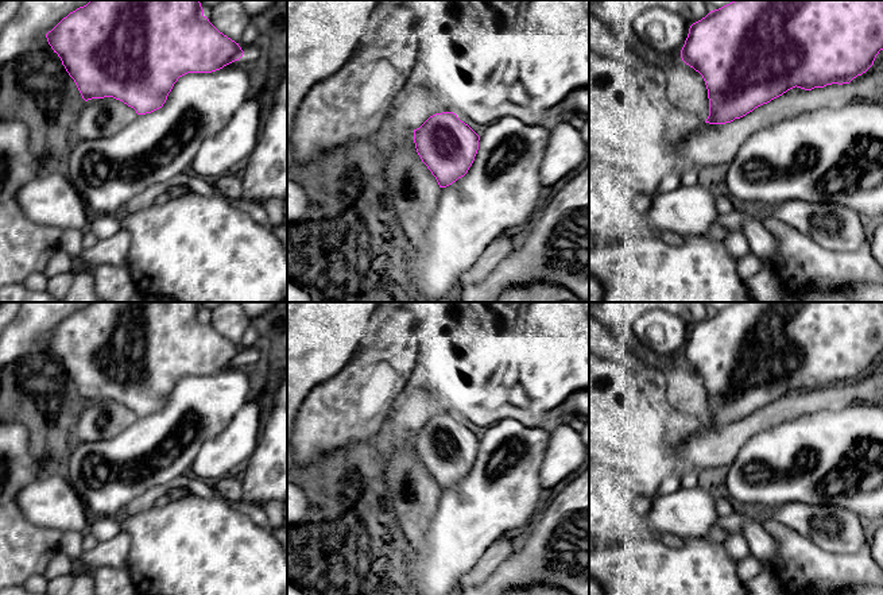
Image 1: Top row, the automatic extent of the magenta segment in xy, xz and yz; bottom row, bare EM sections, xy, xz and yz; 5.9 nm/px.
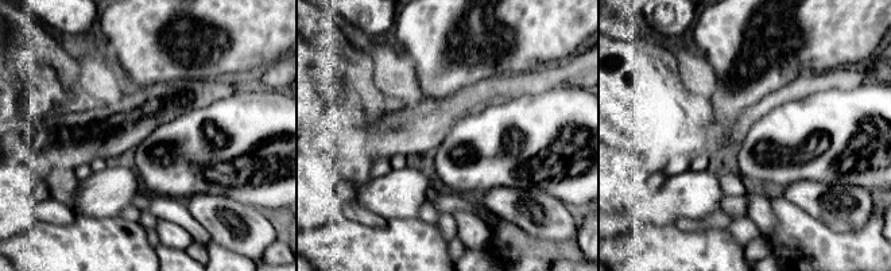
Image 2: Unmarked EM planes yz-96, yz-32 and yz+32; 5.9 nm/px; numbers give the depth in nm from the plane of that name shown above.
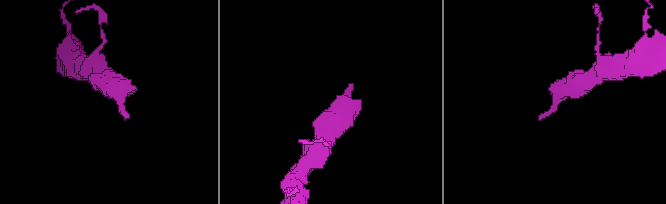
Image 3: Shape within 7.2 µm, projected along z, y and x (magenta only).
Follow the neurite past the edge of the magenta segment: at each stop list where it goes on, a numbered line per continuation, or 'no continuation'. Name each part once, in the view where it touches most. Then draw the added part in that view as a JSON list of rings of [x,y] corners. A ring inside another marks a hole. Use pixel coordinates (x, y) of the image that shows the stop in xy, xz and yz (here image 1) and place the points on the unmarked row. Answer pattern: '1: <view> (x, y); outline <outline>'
no continuation

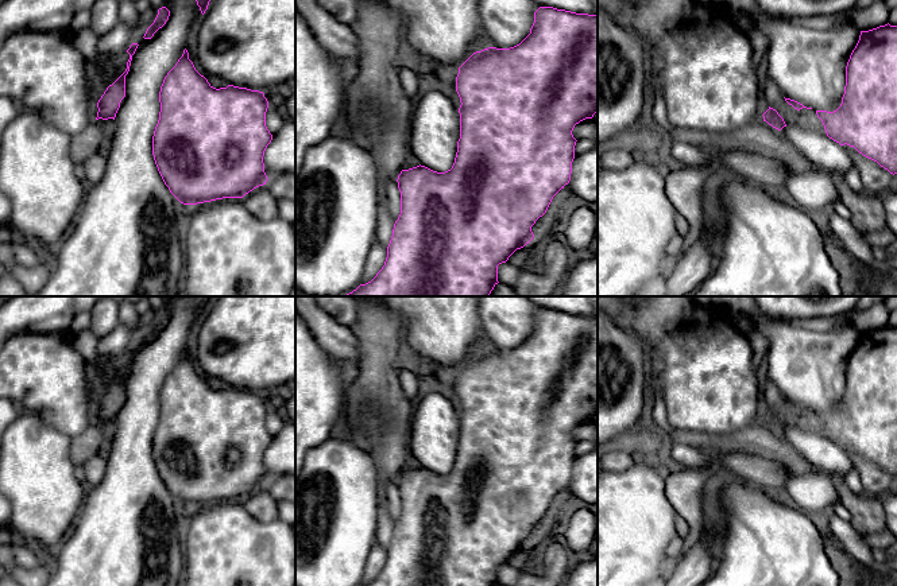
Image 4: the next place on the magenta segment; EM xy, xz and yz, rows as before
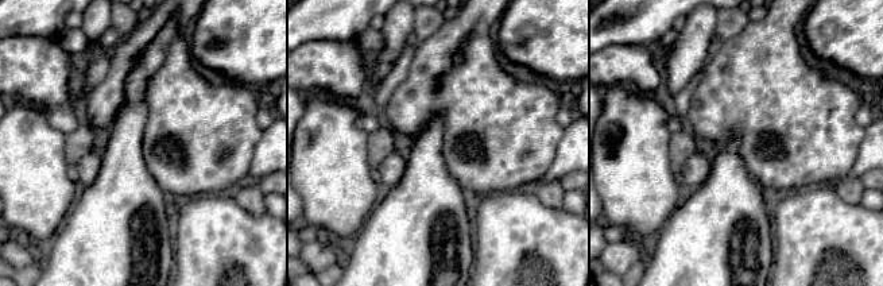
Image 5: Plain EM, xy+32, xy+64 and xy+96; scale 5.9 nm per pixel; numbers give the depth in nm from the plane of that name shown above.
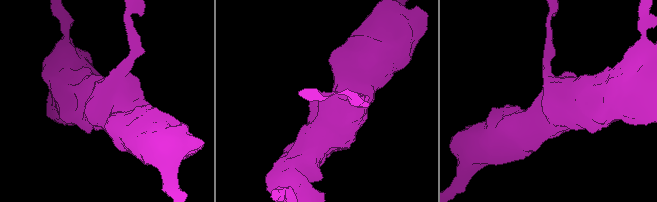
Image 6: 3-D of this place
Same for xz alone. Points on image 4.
no continuation

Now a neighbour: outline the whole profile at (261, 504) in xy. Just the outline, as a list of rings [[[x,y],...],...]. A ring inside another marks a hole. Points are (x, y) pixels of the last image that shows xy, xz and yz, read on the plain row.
[[[259,488],[243,498],[245,509],[259,521],[268,523],[279,517],[277,500],[267,488]]]

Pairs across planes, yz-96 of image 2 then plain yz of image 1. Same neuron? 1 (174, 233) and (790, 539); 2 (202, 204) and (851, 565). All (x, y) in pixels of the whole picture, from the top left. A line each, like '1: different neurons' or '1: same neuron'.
1: different neurons
2: different neurons

